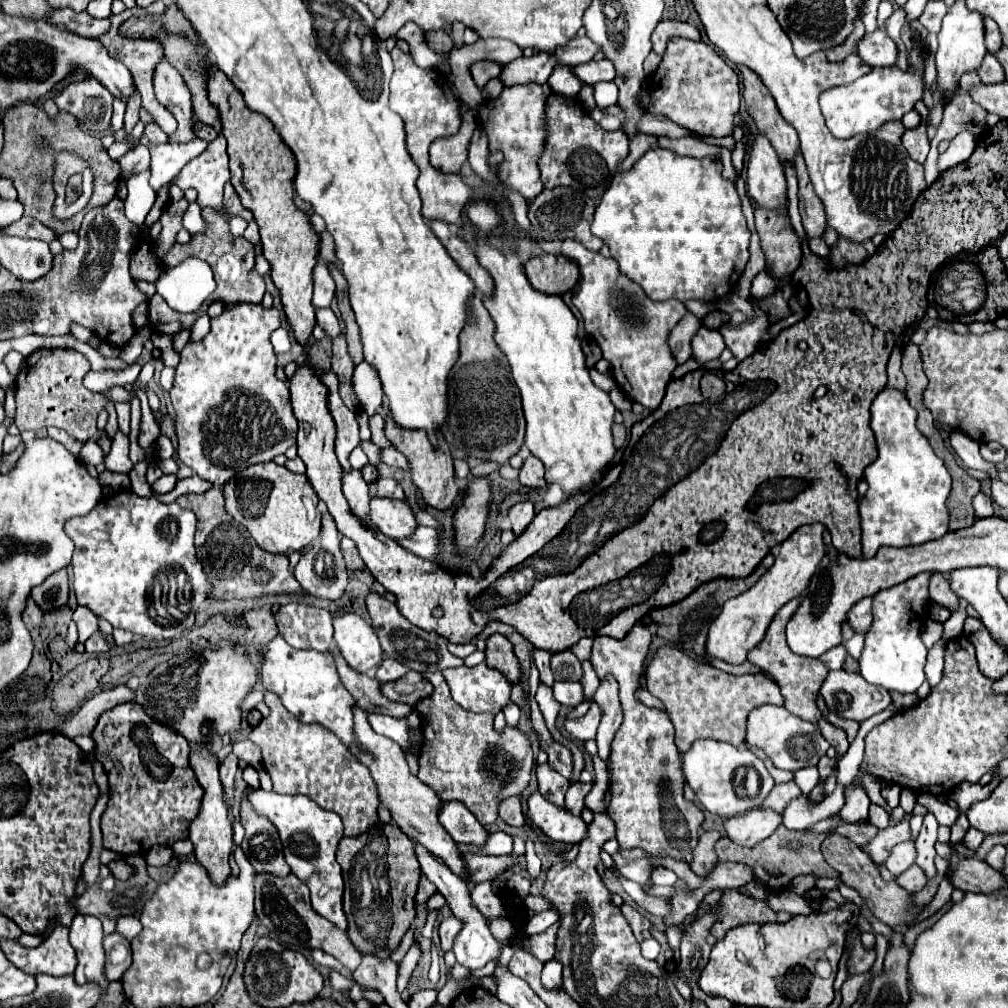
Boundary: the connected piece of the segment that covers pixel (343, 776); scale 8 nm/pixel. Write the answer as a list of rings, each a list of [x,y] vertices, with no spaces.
[[[265,692],[265,704],[271,708],[271,714],[253,728],[249,738],[263,750],[263,766],[273,780],[273,790],[279,794],[305,794],[323,810],[339,814],[345,836],[359,836],[377,824],[377,808],[381,802],[369,768],[365,768],[327,728],[297,722],[273,692]]]

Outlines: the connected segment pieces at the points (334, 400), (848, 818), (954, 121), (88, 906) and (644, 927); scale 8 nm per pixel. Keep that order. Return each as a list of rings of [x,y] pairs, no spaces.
[[[319,374],[319,376],[323,380],[323,384],[329,388],[329,410],[333,414],[335,424],[337,424],[337,440],[335,440],[337,458],[339,458],[345,472],[353,472],[353,468],[349,464],[349,454],[361,442],[357,418],[343,404],[343,400],[339,396],[339,378],[335,374]]]
[[[847,788],[845,790],[845,806],[843,810],[839,812],[839,818],[841,822],[851,822],[851,824],[857,824],[857,822],[865,822],[867,820],[867,810],[869,810],[869,796],[867,792],[863,792],[861,788],[853,790],[853,788]]]
[[[968,72],[962,75],[961,90],[953,96],[953,100],[945,106],[941,128],[937,128],[937,140],[951,140],[957,132],[969,130],[971,134],[979,136],[983,126],[985,126],[985,116],[987,112],[975,104],[969,96],[969,90],[977,84],[981,84],[979,76],[975,72]]]
[[[127,858],[127,860],[129,860],[129,864],[133,866],[133,870],[137,870],[129,880],[117,882],[111,892],[103,892],[103,890],[99,888],[99,884],[95,884],[95,886],[91,886],[89,890],[85,890],[85,894],[77,896],[77,900],[73,900],[73,908],[77,908],[77,912],[81,912],[81,914],[93,914],[93,916],[97,916],[97,918],[103,922],[103,932],[105,932],[105,934],[111,934],[111,932],[115,930],[117,916],[141,912],[145,900],[149,900],[149,898],[155,894],[155,888],[157,888],[157,882],[153,882],[153,880],[143,872],[143,860],[141,860],[141,862],[139,862],[139,858]]]
[[[623,904],[621,910],[623,910],[623,916],[627,918],[627,922],[629,922],[629,926],[631,926],[635,938],[637,938],[639,942],[643,942],[643,940],[645,940],[645,938],[643,938],[643,932],[647,932],[647,930],[651,928],[651,922],[647,918],[643,918],[637,910],[627,908],[627,904]]]

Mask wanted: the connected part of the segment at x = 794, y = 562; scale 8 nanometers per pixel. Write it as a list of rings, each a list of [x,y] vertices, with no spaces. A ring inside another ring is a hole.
[[[809,524],[797,528],[783,544],[773,548],[775,564],[759,578],[759,582],[743,592],[741,596],[727,600],[723,604],[721,614],[715,618],[709,630],[709,640],[707,640],[707,654],[715,656],[719,660],[725,660],[729,664],[741,664],[747,660],[747,652],[755,648],[777,610],[787,604],[789,600],[801,596],[809,584],[809,578],[817,570],[821,558],[825,556],[825,544],[823,544],[823,524]]]

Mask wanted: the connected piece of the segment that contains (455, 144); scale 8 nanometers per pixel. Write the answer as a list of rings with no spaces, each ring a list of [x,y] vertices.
[[[467,110],[463,114],[461,130],[455,136],[439,138],[431,144],[431,150],[429,150],[431,166],[445,174],[457,174],[463,162],[467,160],[467,148],[475,126],[477,126],[477,116],[473,110]]]

